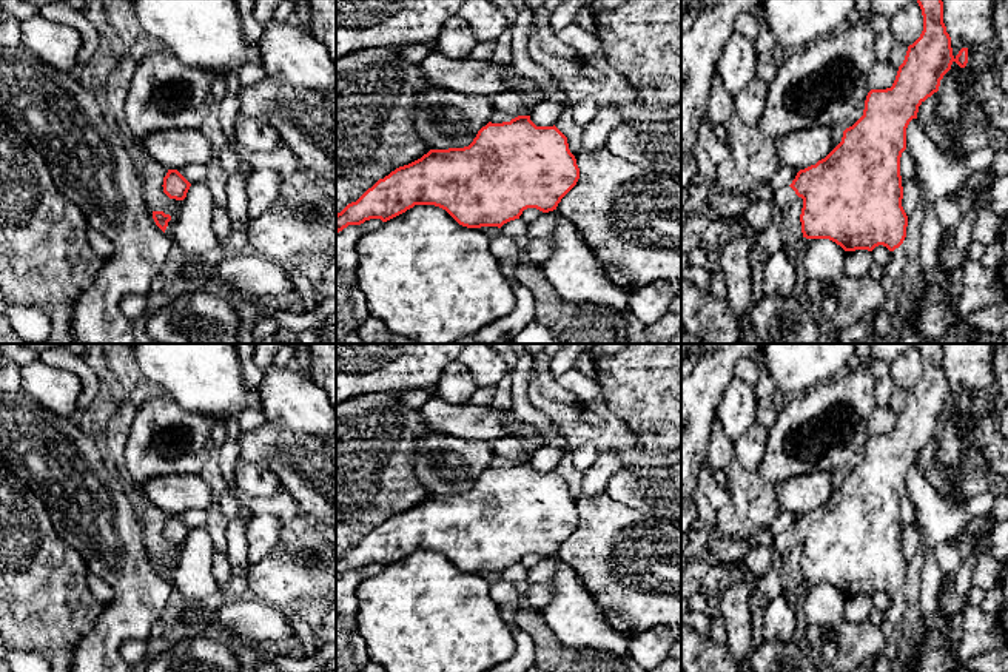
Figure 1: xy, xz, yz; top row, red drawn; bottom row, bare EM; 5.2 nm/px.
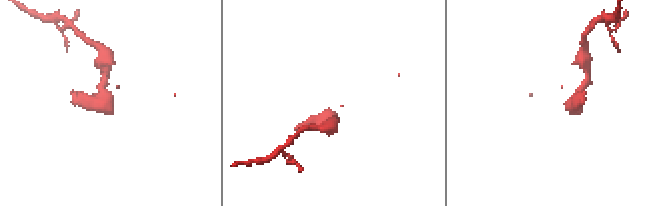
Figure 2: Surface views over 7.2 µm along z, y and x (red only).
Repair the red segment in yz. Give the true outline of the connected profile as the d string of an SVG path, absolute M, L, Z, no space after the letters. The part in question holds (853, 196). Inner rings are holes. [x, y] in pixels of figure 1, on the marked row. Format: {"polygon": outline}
{"polygon": "M917 0L917 3L923 15L923 31L908 46L892 86L871 89L863 116L843 131L842 142L825 159L800 170L788 188L775 190L772 220L757 234L757 245L768 256L783 248L783 217L797 196L803 199L800 222L806 239L829 239L845 251L872 251L879 245L894 251L903 244L908 216L902 207L900 157L906 150L906 128L917 119L919 106L939 91L940 80L951 65L956 62L965 68L968 63L968 48L953 55L951 37L943 23L943 2Z"}

